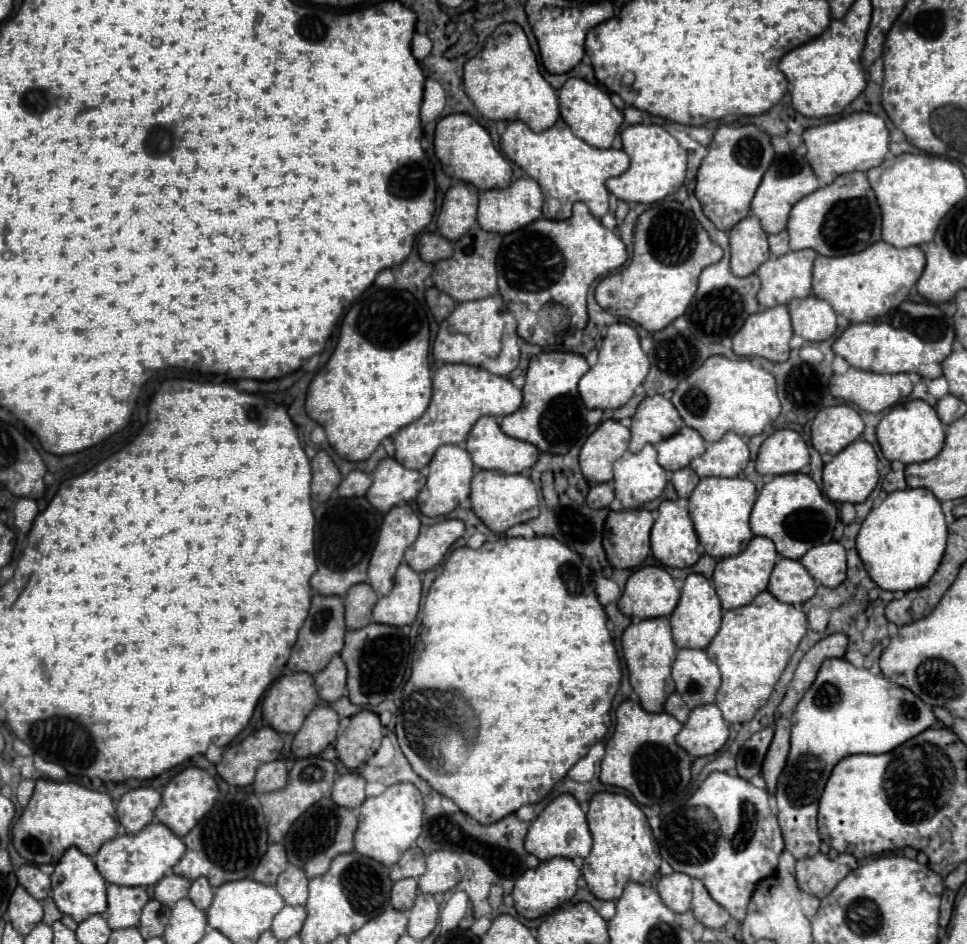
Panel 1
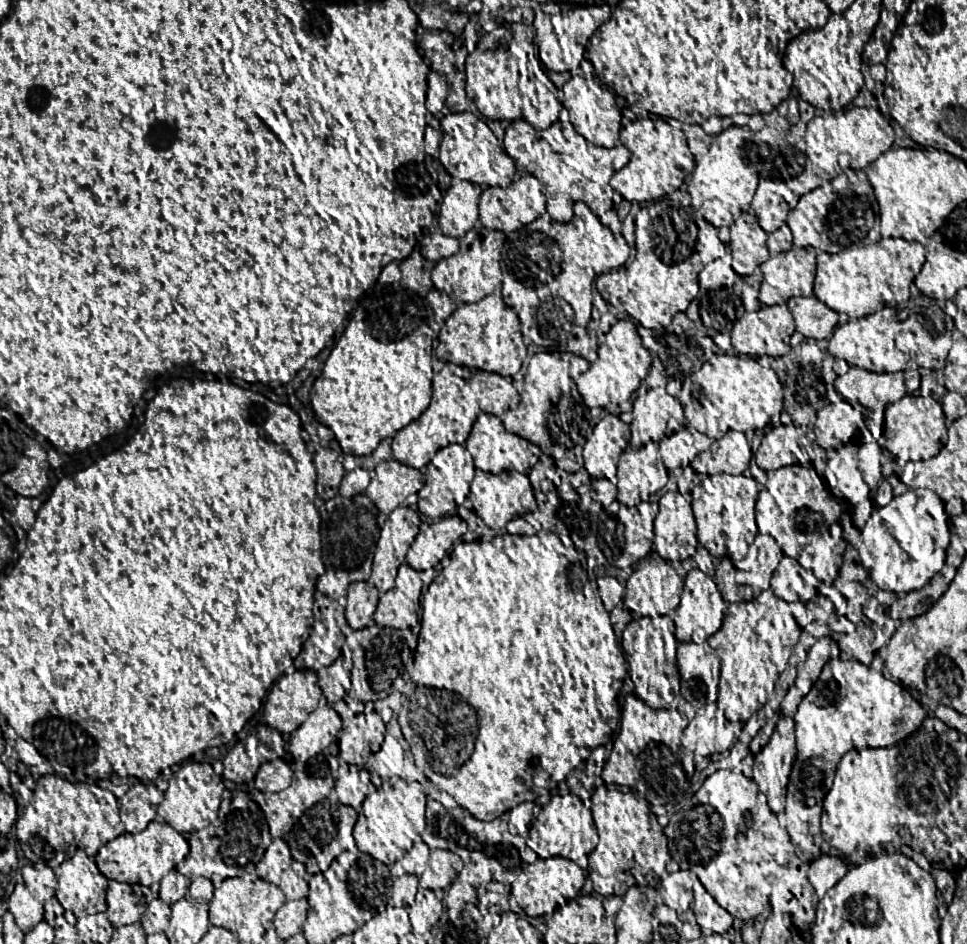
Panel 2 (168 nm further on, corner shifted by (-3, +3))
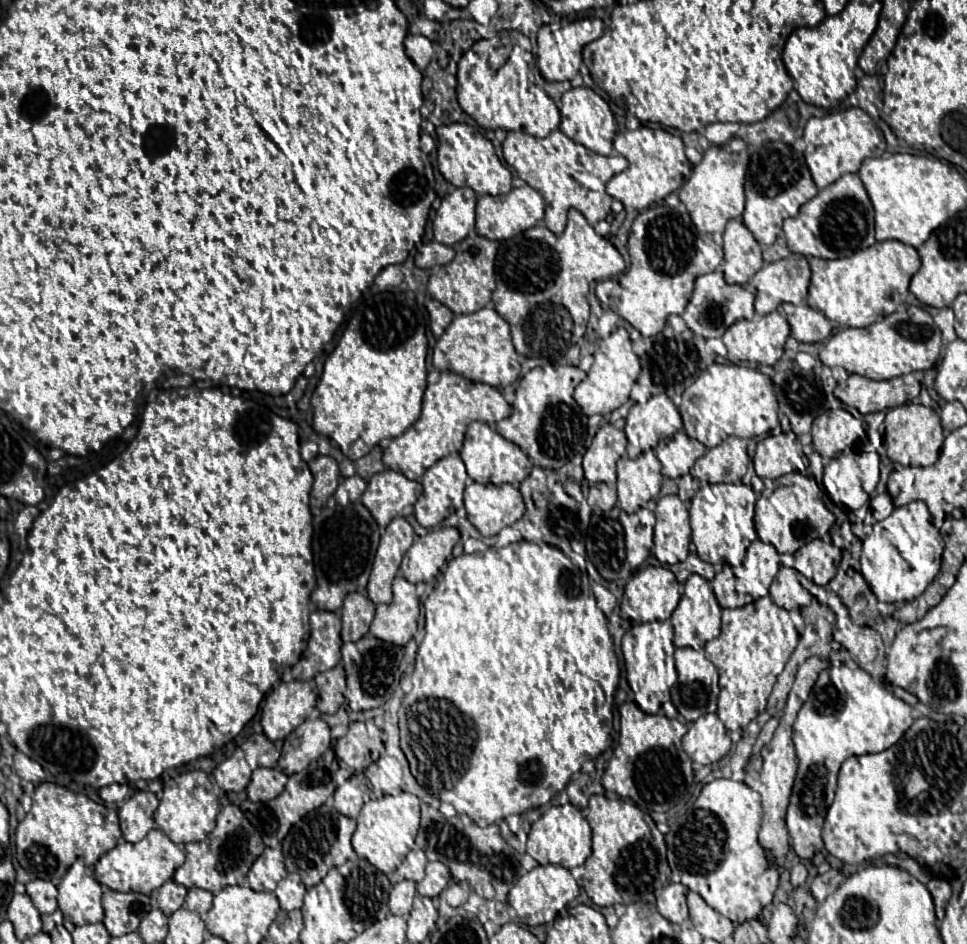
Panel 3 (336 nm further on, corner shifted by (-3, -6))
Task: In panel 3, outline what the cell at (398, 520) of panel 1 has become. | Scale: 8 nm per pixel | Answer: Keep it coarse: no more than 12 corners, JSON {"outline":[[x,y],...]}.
{"outline":[[405,518],[385,528],[369,586],[373,604],[389,604],[391,584],[415,532]]}

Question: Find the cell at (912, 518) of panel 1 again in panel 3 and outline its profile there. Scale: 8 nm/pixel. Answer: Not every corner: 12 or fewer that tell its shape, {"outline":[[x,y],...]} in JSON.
{"outline":[[925,502],[899,506],[863,540],[879,602],[917,598],[944,541]]}

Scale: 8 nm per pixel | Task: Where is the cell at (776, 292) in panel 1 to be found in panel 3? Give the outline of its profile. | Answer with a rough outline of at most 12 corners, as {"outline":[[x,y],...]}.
{"outline":[[801,254],[765,264],[753,278],[755,312],[803,304],[809,262]]}

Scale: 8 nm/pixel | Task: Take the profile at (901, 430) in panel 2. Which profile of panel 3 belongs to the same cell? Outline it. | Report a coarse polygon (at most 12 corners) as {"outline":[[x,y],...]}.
{"outline":[[933,408],[885,416],[885,448],[903,466],[931,466],[945,436]]}

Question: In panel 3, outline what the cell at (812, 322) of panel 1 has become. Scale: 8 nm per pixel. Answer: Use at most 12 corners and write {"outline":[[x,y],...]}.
{"outline":[[783,304],[797,342],[825,342],[831,322],[807,304]]}

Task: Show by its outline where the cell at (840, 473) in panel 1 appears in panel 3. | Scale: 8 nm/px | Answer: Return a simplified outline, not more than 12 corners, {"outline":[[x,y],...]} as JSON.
{"outline":[[837,454],[823,486],[837,506],[857,510],[871,500],[857,462]]}

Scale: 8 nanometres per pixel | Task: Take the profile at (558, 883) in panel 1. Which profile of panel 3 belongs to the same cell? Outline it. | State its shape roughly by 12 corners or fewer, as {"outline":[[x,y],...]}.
{"outline":[[557,864],[537,866],[509,890],[527,926],[551,924],[579,886]]}

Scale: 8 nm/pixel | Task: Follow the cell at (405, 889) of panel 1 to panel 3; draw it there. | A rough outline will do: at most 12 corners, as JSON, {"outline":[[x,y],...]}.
{"outline":[[403,880],[389,894],[395,916],[407,916],[415,894],[415,882]]}

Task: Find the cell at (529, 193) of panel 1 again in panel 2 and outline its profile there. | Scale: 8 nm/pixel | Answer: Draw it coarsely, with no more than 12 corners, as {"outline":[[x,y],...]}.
{"outline":[[521,175],[479,197],[479,223],[511,233],[545,211],[541,183]]}

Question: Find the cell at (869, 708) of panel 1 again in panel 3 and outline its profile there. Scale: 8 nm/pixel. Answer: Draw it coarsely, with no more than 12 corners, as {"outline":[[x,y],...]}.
{"outline":[[865,670],[819,674],[793,724],[787,810],[811,860],[849,756],[887,750],[911,706]]}

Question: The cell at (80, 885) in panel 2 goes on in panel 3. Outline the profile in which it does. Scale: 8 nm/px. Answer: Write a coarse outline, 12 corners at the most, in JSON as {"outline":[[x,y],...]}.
{"outline":[[81,860],[57,902],[75,926],[103,920],[101,884]]}

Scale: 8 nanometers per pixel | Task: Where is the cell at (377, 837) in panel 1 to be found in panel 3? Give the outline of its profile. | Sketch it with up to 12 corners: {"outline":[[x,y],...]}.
{"outline":[[419,798],[363,804],[353,848],[383,874],[405,860],[419,830]]}

